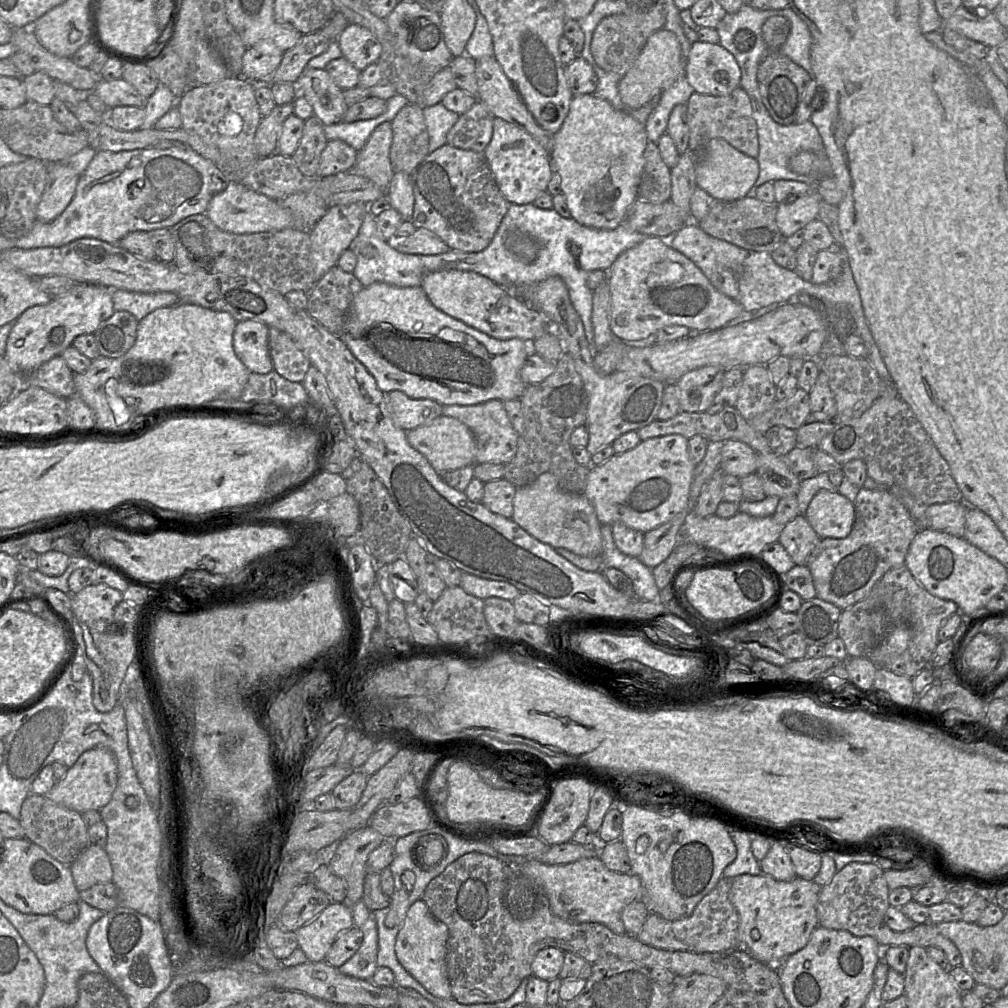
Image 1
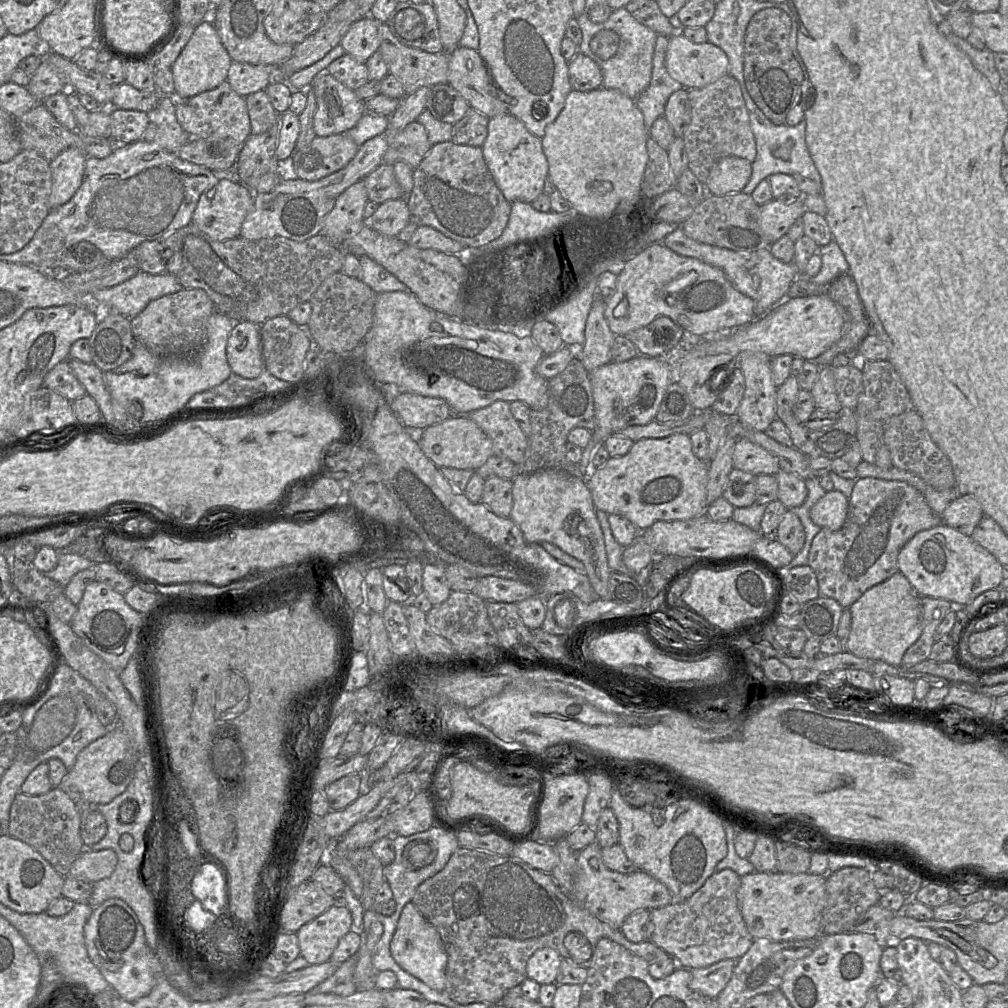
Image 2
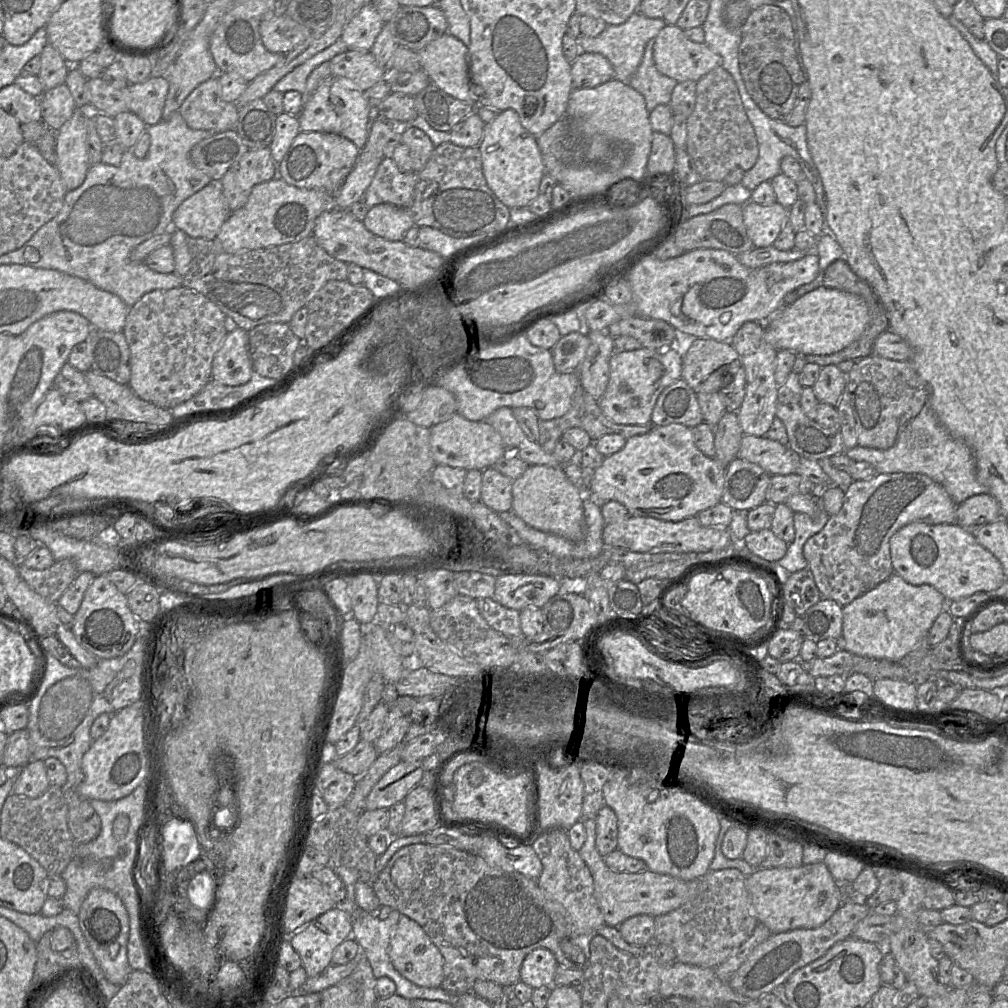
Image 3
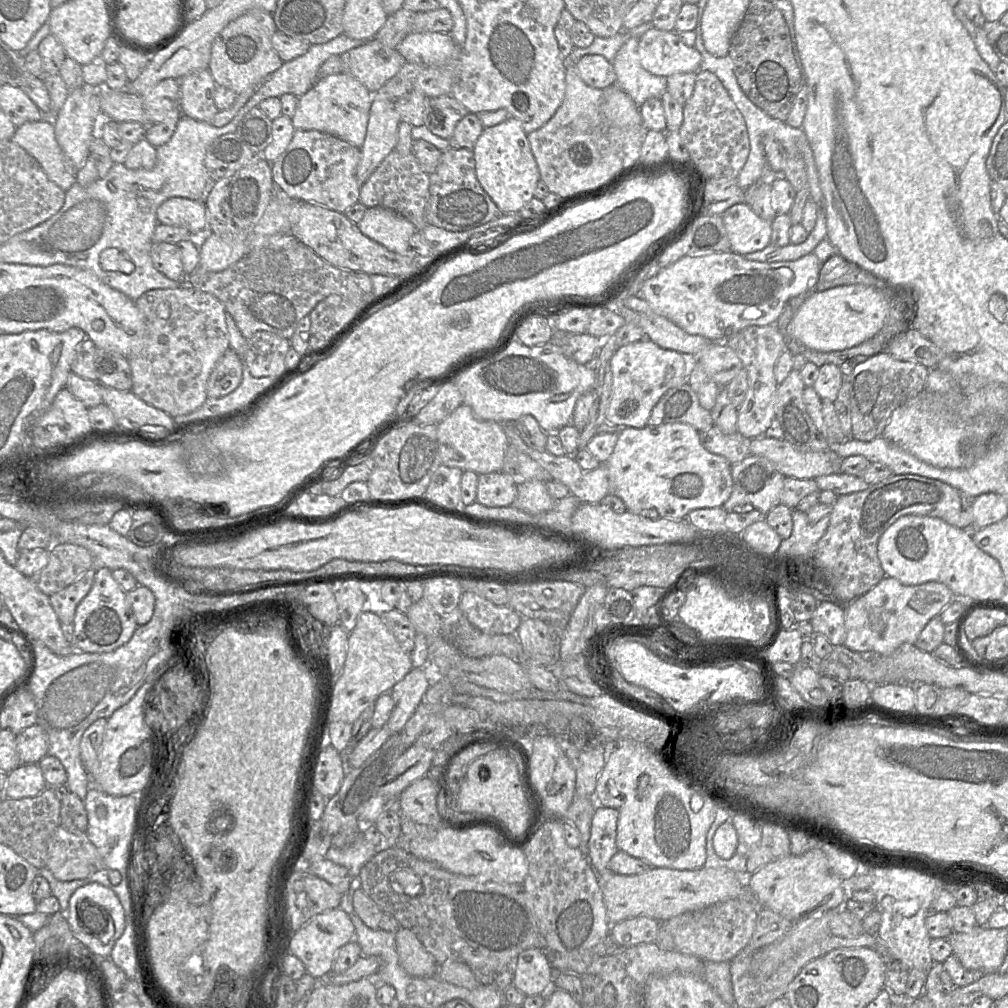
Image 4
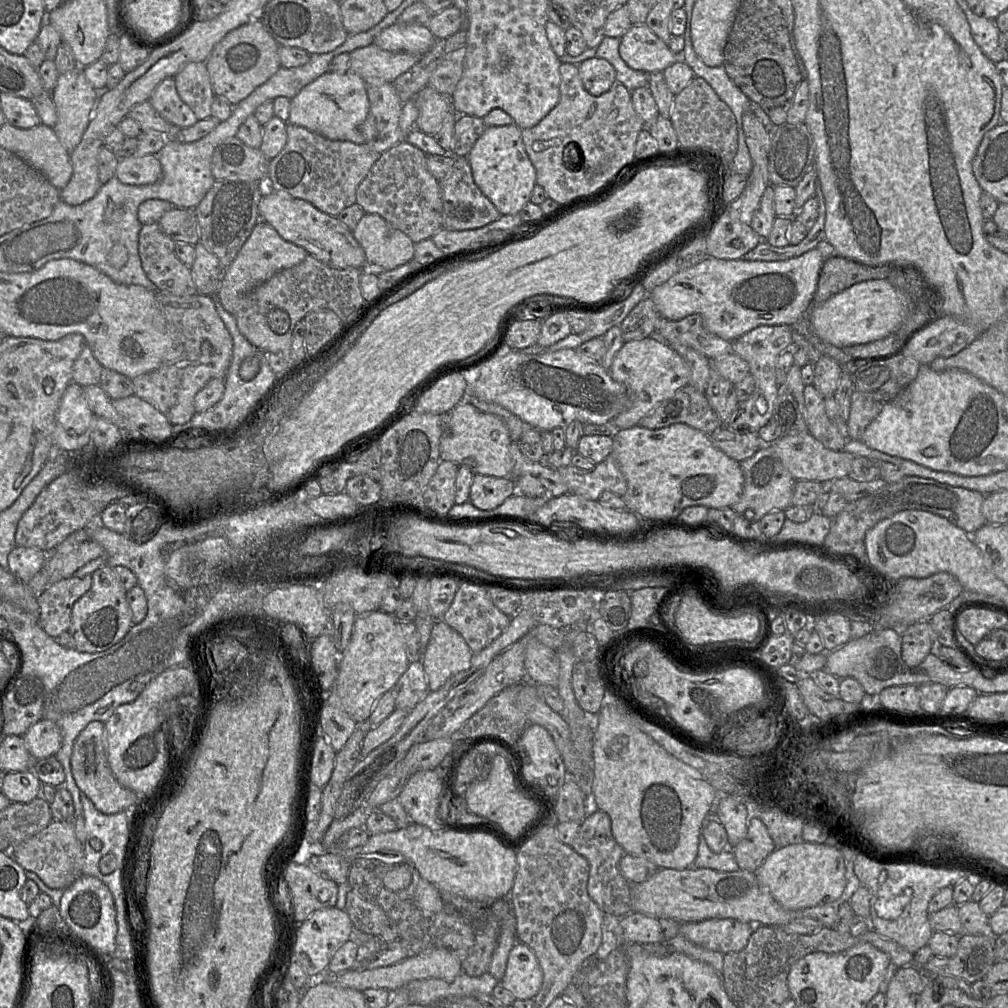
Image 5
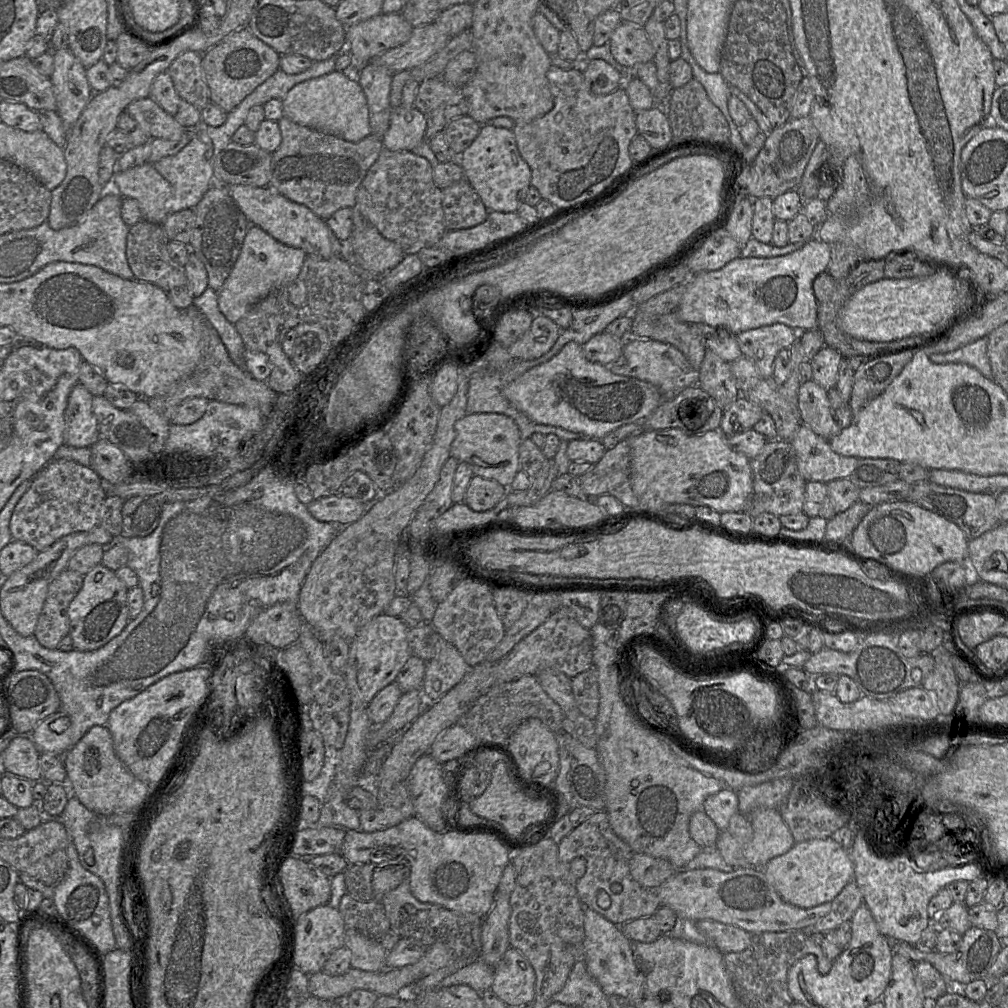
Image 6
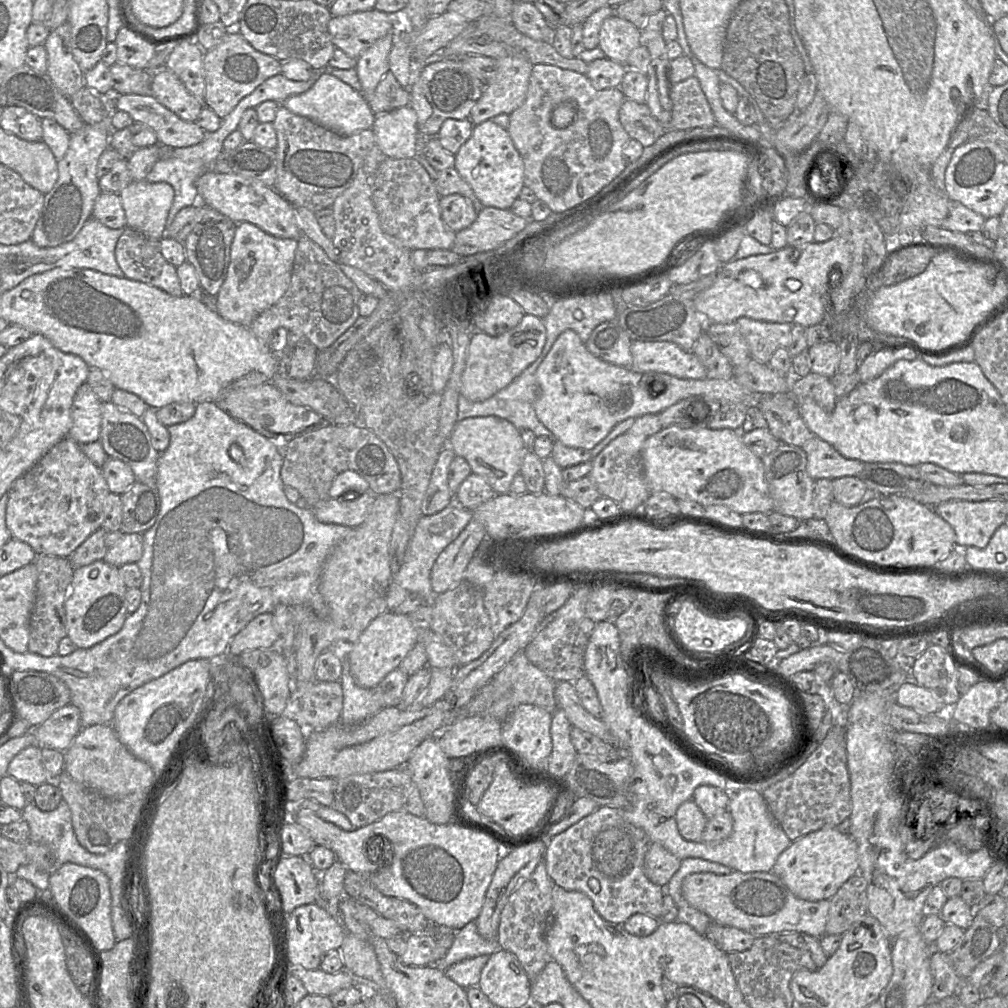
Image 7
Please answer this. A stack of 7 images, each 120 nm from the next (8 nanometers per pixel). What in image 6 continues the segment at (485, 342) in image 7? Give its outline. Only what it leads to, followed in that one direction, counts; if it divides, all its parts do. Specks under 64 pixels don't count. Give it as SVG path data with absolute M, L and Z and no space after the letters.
M539 315L516 342L507 348L512 358L533 360L547 353L558 339L560 327L550 318Z

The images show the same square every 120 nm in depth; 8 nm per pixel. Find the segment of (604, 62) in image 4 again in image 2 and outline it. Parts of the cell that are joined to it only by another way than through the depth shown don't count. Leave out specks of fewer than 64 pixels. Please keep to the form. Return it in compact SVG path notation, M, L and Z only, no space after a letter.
M581 52L568 63L568 73L573 90L587 92L602 87L603 75L600 67Z

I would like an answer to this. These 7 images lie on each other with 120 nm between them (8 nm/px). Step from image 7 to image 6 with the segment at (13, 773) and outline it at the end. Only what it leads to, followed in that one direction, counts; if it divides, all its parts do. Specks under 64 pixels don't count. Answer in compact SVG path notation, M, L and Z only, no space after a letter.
M17 736L1 753L6 772L22 776L31 781L42 780L40 752L30 736Z

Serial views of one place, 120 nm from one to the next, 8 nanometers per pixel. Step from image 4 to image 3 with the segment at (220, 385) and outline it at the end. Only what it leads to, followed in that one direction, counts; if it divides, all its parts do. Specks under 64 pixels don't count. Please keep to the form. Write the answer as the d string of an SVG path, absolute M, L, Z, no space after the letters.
M238 327L227 333L216 353L212 363L211 380L226 386L240 386L250 381L252 373L249 334Z

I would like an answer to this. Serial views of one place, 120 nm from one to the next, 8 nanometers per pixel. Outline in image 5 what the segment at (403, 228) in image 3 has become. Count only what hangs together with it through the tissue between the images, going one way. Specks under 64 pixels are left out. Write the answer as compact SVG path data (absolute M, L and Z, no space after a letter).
M364 214L353 231L371 270L393 270L414 259L414 243L378 214Z

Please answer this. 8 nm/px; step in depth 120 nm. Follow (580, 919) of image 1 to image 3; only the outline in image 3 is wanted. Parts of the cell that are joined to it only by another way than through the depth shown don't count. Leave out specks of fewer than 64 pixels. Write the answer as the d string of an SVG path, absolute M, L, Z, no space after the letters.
M596 818L582 821L586 839L578 853L593 877L595 899L607 926L618 927L622 922L636 915L656 917L669 913L698 894L699 879L684 881L648 869L638 873L620 873L611 870L605 865L603 857L596 848Z

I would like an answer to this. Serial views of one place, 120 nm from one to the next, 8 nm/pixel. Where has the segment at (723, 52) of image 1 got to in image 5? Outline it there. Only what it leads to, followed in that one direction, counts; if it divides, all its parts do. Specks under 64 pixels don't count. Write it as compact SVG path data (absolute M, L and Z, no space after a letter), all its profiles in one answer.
M646 24L633 25L620 38L619 54L630 68L645 73L663 72L680 59Z

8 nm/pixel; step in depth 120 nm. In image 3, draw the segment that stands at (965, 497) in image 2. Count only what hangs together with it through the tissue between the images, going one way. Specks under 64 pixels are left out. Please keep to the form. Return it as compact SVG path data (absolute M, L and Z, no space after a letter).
M989 493L974 495L957 505L956 523L972 533L1001 517L1000 505Z

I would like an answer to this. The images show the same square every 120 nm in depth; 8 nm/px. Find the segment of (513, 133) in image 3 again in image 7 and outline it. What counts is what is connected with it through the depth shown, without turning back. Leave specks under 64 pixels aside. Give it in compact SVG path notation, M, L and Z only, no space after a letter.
M486 120L479 125L474 125L469 139L455 154L455 169L460 176L470 185L483 207L495 207L509 210L513 202L519 197L524 186L524 163L506 129Z

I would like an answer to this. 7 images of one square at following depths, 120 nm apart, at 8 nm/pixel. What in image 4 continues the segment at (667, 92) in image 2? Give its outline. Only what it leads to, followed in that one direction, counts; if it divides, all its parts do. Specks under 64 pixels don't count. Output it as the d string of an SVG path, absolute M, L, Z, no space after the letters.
M630 37L612 61L616 85L640 107L649 98L661 98L667 92L667 77L646 71L638 55L638 39Z

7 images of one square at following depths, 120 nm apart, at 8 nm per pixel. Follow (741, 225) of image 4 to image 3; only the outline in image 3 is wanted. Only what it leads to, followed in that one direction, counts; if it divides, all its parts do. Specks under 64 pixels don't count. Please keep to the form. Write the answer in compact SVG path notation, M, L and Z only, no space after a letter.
M749 201L742 209L743 223L754 248L773 245L784 225L788 223L789 209L777 202L762 206Z

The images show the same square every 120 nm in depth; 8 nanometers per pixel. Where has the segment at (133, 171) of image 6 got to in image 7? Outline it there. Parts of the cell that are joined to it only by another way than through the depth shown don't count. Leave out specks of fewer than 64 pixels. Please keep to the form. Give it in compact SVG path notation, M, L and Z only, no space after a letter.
M146 180L131 181L120 193L126 217L126 227L148 239L159 241L165 236L166 220L174 200L174 189L165 182L149 183Z

